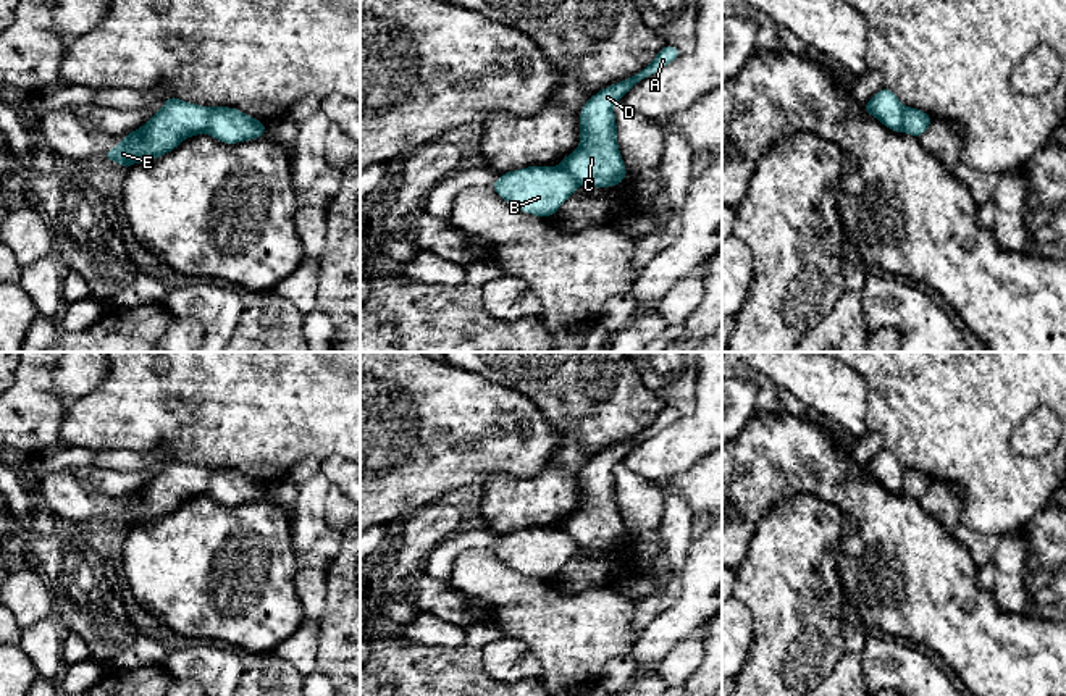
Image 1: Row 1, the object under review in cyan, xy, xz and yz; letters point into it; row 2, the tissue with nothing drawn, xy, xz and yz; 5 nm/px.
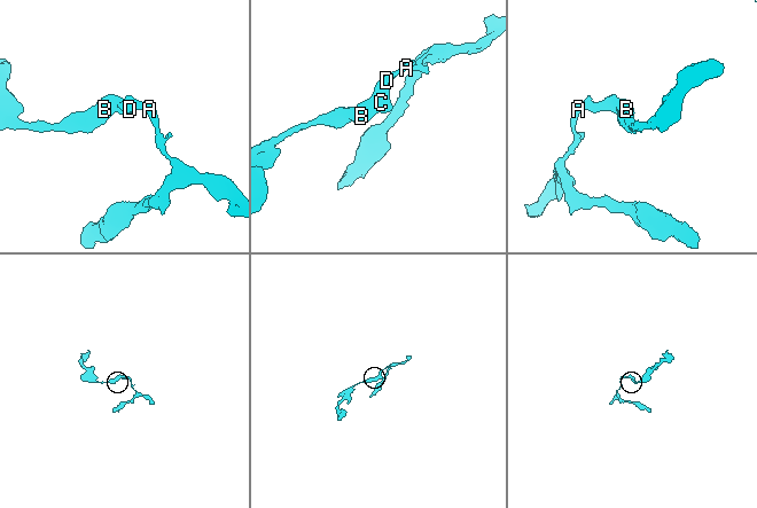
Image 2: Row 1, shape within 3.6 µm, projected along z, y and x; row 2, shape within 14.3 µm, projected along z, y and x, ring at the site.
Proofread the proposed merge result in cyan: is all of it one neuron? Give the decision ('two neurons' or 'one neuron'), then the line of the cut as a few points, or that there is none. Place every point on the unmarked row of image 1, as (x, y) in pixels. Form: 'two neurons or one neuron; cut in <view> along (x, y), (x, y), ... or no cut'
two neurons; cut in xy along (207, 470), (209, 493)

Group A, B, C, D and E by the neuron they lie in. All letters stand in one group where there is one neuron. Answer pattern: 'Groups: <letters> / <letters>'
Groups: A C D / B E

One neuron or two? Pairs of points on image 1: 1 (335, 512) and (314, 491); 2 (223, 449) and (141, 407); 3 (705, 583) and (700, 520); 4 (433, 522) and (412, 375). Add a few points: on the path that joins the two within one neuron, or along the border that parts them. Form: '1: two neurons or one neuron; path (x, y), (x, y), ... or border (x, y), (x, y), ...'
1: two neurons; border (330, 486), (325, 496), (327, 527)
2: one neuron; path (202, 431), (176, 430), (162, 415)
3: two neurons; border (705, 528), (692, 540)
4: two neurons; border (438, 499), (415, 507), (406, 517)

